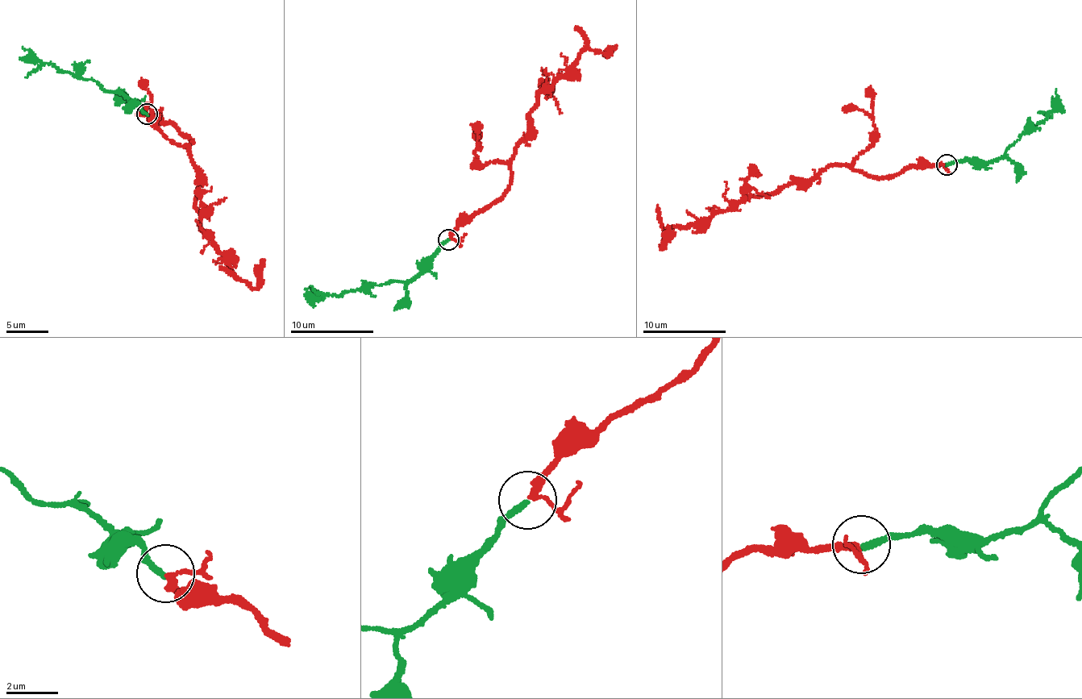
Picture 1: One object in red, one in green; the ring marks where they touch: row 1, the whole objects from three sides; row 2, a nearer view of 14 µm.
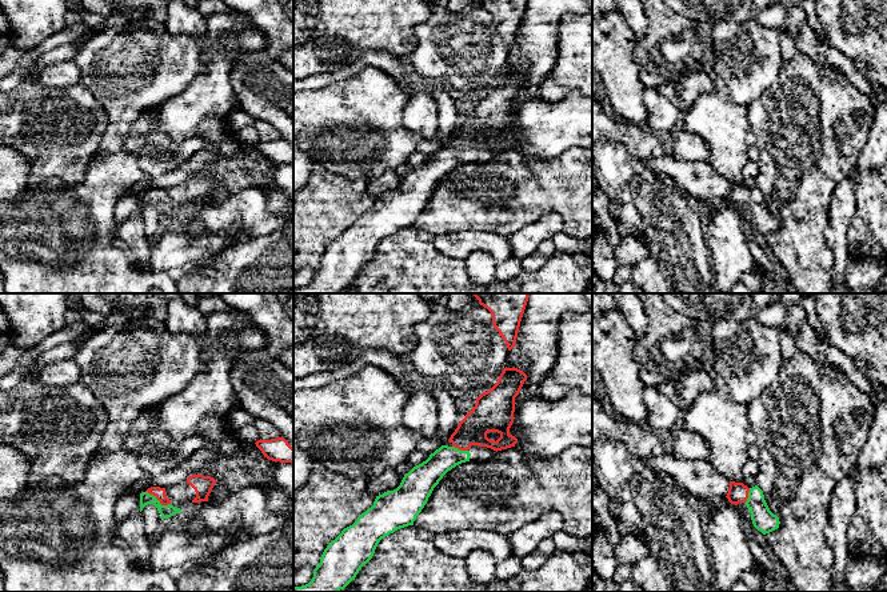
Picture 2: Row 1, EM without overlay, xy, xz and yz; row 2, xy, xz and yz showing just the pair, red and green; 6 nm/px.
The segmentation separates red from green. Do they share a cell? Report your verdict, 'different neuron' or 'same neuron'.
same neuron

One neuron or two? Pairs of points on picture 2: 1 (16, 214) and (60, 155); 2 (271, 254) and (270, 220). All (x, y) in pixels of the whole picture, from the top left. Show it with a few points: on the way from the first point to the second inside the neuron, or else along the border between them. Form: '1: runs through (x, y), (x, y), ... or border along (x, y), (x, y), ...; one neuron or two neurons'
1: border along (42, 186), (28, 188); two neurons
2: border along (279, 228), (240, 243); two neurons

